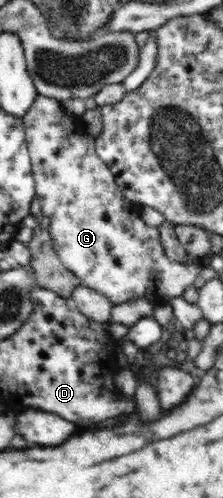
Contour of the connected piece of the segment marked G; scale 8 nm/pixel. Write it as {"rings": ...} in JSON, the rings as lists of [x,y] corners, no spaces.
{"rings":[[[40,94],[34,98],[30,109],[28,109],[22,118],[26,132],[25,136],[29,156],[31,157],[33,165],[35,193],[38,196],[38,200],[40,200],[43,216],[46,216],[46,219],[50,222],[48,229],[49,235],[51,236],[54,251],[58,254],[58,258],[60,258],[62,264],[78,276],[82,286],[89,287],[90,289],[94,289],[98,293],[105,295],[113,305],[128,303],[130,300],[146,295],[146,292],[152,293],[155,298],[158,297],[162,299],[182,296],[183,291],[188,286],[192,286],[196,277],[200,275],[200,266],[182,265],[178,262],[174,262],[166,255],[164,246],[162,246],[162,240],[160,240],[160,230],[155,226],[147,226],[140,218],[139,207],[137,205],[130,204],[130,202],[122,196],[122,190],[118,188],[114,174],[110,172],[106,163],[100,159],[100,156],[95,150],[95,138],[88,134],[84,135],[82,133],[78,133],[75,126],[76,121],[72,121],[72,117],[70,117],[70,127],[72,127],[72,129],[70,129],[70,133],[66,133],[66,131],[68,131],[68,115],[64,113],[63,105],[58,100],[54,100],[54,98],[44,97]]]}

